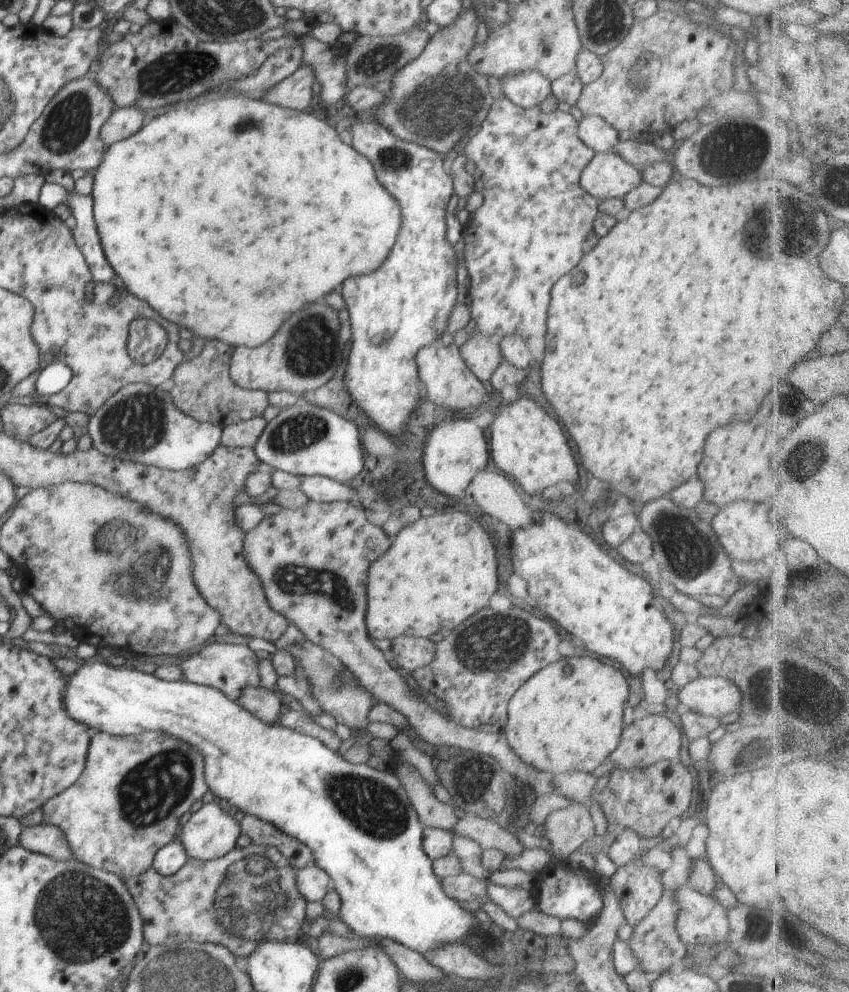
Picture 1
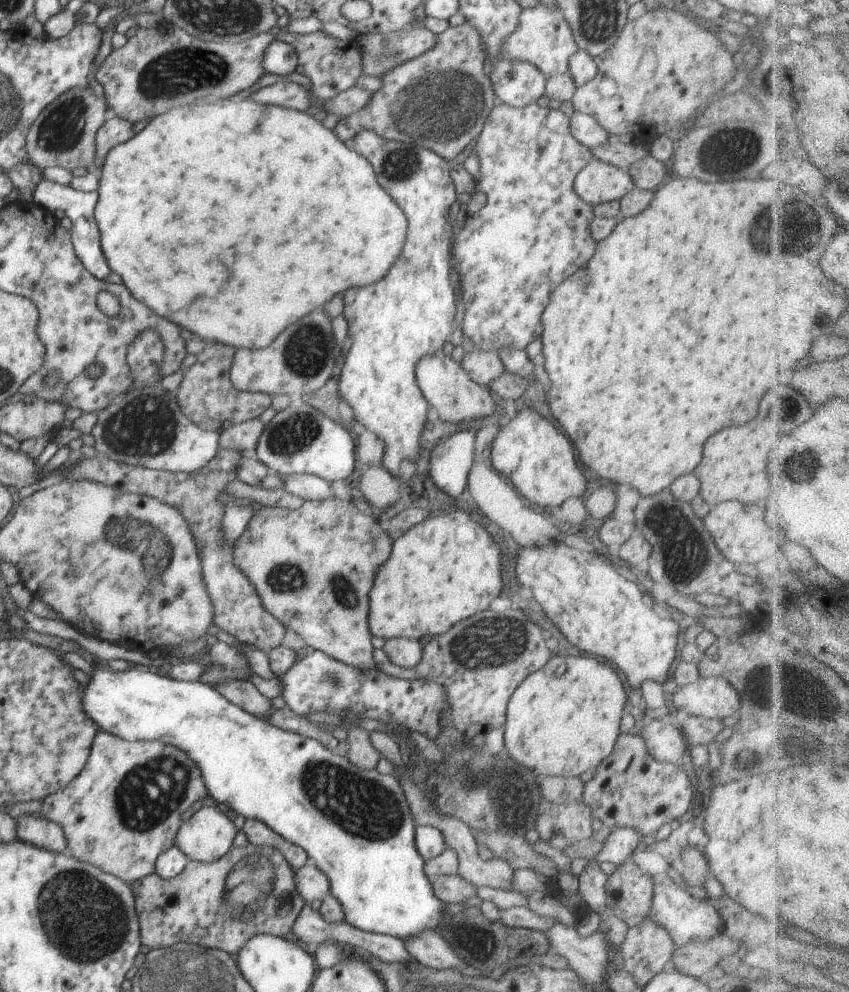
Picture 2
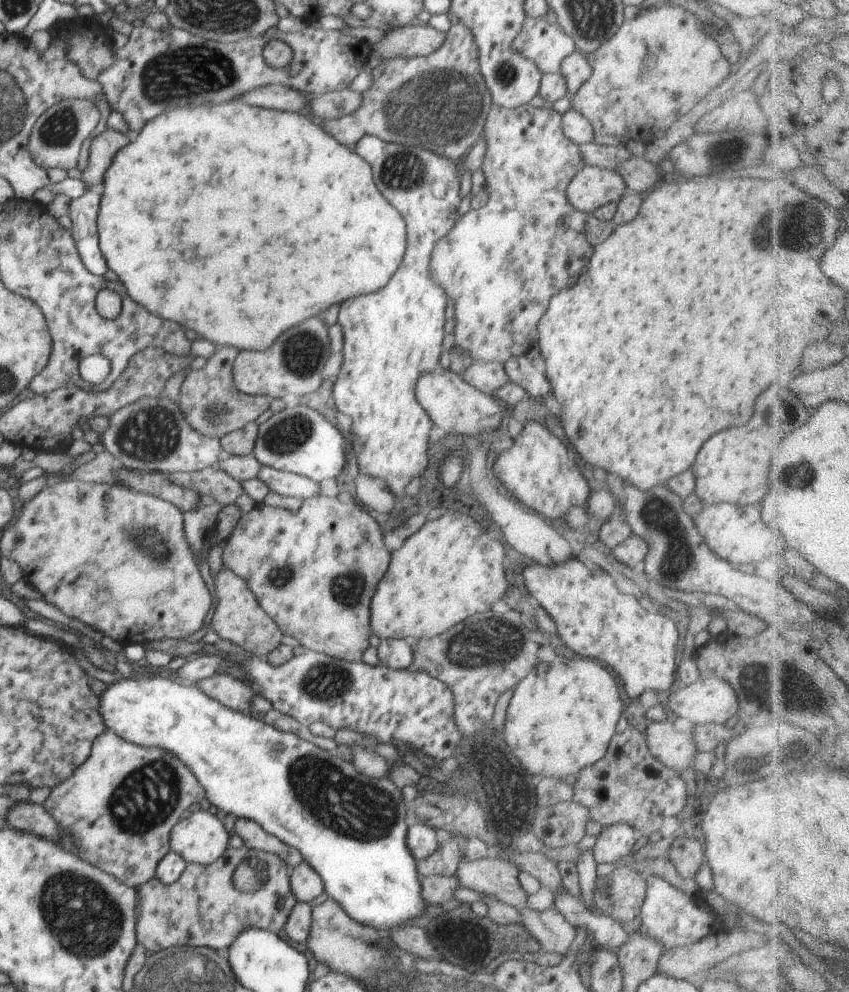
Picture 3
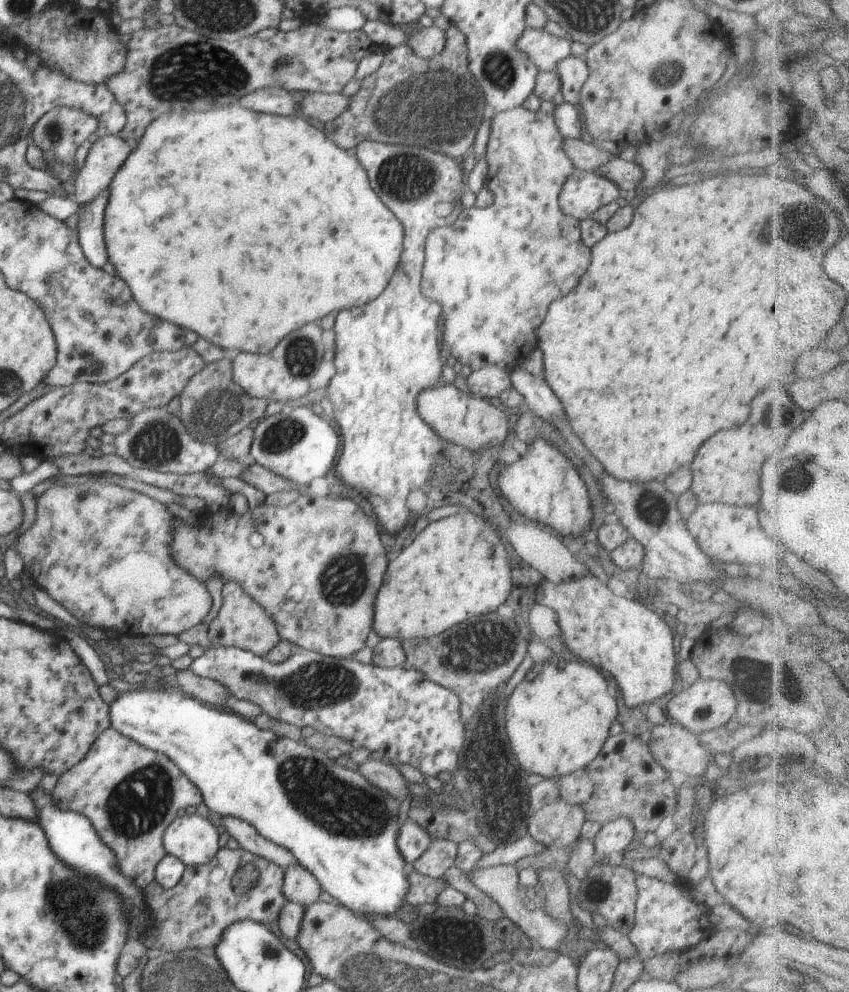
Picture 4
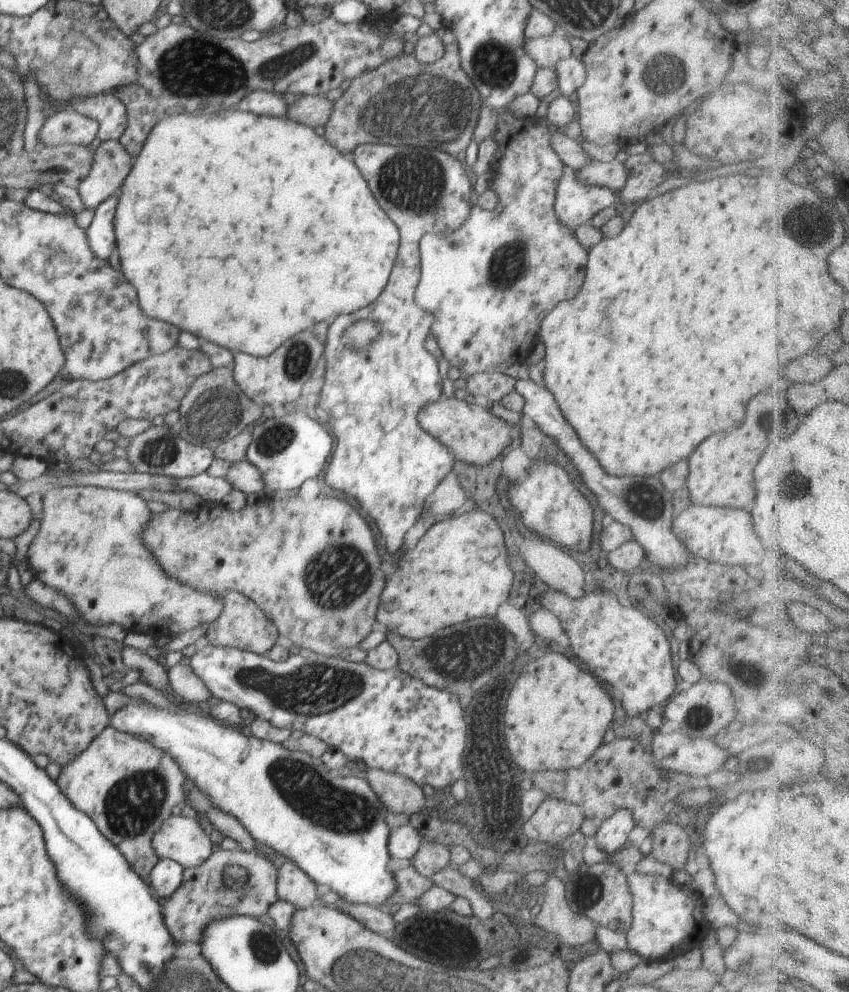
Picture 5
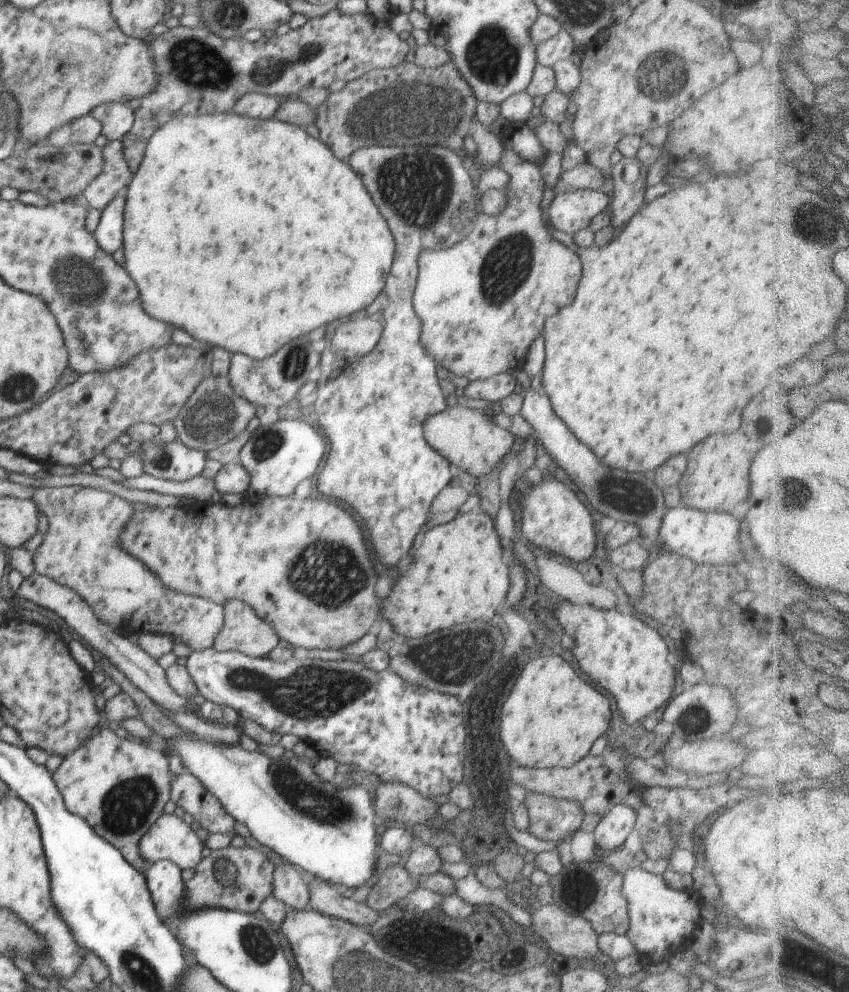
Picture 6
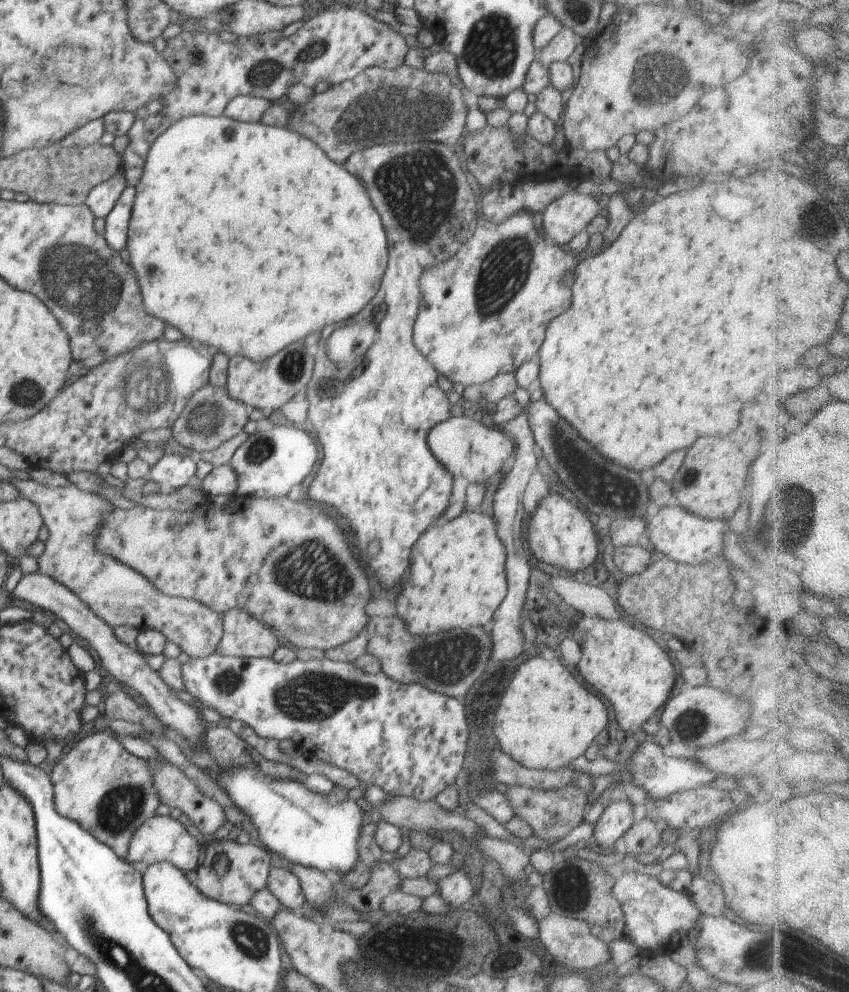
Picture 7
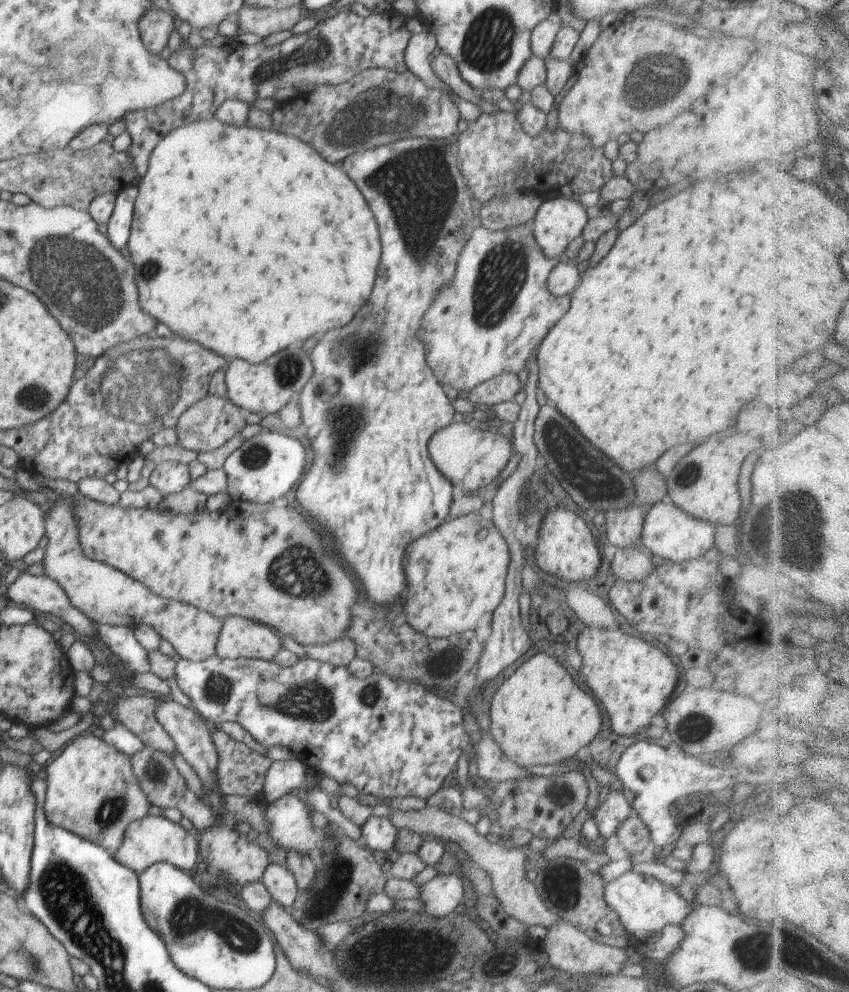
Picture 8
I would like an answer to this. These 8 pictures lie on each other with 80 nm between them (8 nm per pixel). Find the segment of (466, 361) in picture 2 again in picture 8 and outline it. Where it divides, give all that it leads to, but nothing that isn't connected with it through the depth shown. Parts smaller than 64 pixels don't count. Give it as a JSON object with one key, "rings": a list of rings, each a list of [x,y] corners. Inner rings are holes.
{"rings":[[[507,372],[472,388],[468,392],[468,400],[489,407],[513,400],[521,390],[522,384],[517,373]]]}

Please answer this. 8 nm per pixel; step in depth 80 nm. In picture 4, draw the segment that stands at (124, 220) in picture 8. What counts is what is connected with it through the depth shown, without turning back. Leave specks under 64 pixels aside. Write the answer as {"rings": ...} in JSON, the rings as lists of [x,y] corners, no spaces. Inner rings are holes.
{"rings":[[[98,196],[91,204],[79,206],[78,241],[82,253],[95,268],[102,269],[109,261],[104,235],[105,211],[108,196]]]}

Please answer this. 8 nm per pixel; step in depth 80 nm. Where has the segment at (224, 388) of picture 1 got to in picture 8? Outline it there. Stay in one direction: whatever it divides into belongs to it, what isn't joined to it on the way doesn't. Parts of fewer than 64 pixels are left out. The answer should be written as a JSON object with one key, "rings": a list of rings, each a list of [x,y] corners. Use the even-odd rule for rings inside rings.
{"rings":[[[206,394],[196,404],[190,406],[180,418],[178,418],[175,432],[178,445],[185,449],[198,452],[214,451],[221,448],[228,440],[231,440],[247,425],[247,411],[233,404],[228,398]]]}

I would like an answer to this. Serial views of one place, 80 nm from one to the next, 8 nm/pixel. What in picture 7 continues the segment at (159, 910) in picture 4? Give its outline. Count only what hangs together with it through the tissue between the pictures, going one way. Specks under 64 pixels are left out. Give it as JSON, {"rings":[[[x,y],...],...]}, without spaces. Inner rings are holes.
{"rings":[[[224,839],[208,841],[205,847],[202,848],[202,865],[194,871],[186,872],[186,878],[206,898],[230,904],[234,908],[247,909],[252,896],[258,890],[267,888],[271,870],[270,861],[273,860],[270,852],[251,843],[238,844],[234,840]]]}

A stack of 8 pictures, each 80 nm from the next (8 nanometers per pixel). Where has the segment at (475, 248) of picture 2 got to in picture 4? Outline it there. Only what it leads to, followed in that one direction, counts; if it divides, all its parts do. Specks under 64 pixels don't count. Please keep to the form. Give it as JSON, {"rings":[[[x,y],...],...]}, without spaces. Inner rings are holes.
{"rings":[[[521,106],[492,112],[490,120],[486,186],[494,192],[494,204],[484,209],[465,208],[454,224],[430,232],[425,241],[421,294],[442,304],[444,345],[456,361],[472,370],[498,365],[510,372],[537,348],[536,328],[542,324],[548,306],[576,288],[590,265],[591,250],[582,241],[580,221],[564,215],[558,206],[558,194],[576,168],[563,152],[564,139],[553,114],[531,112]]]}

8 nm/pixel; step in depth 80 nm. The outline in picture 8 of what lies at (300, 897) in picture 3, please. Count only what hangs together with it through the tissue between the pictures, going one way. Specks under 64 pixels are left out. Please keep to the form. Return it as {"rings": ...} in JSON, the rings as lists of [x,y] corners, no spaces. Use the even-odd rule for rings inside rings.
{"rings":[[[269,864],[266,872],[262,874],[260,882],[270,892],[273,901],[279,903],[286,910],[294,906],[298,896],[298,886],[294,876],[278,864]]]}

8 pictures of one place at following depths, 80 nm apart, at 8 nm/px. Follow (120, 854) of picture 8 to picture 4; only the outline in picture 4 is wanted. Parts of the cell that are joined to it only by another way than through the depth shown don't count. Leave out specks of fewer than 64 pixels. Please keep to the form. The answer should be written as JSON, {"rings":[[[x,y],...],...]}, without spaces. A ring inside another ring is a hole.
{"rings":[[[181,813],[163,833],[165,855],[177,857],[186,867],[201,867],[216,858],[224,838],[207,818]]]}

